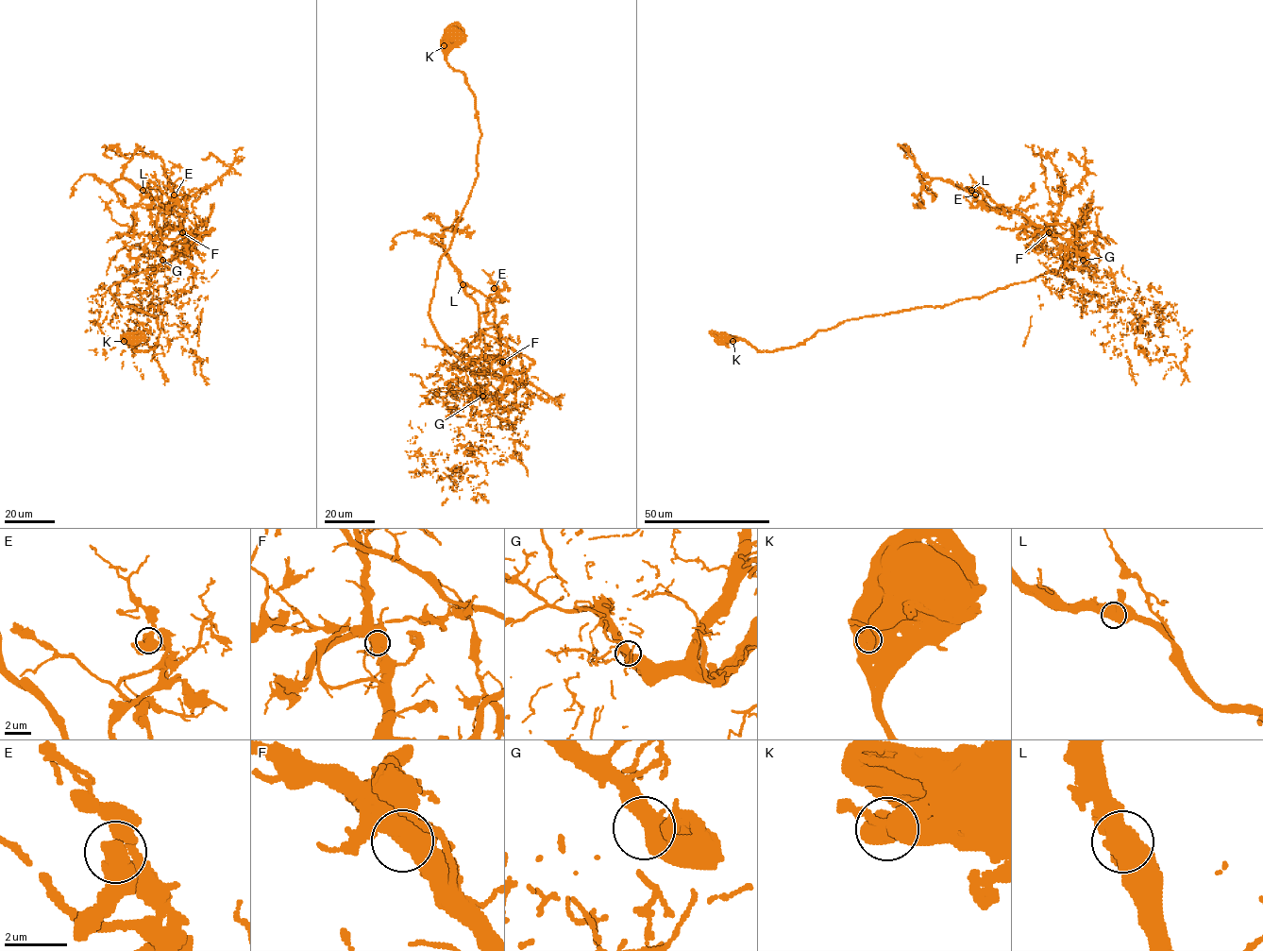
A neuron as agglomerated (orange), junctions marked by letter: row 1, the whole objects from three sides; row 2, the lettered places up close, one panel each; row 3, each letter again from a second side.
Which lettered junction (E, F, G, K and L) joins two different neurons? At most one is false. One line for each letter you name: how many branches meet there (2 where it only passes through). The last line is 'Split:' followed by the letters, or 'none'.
Split: none

